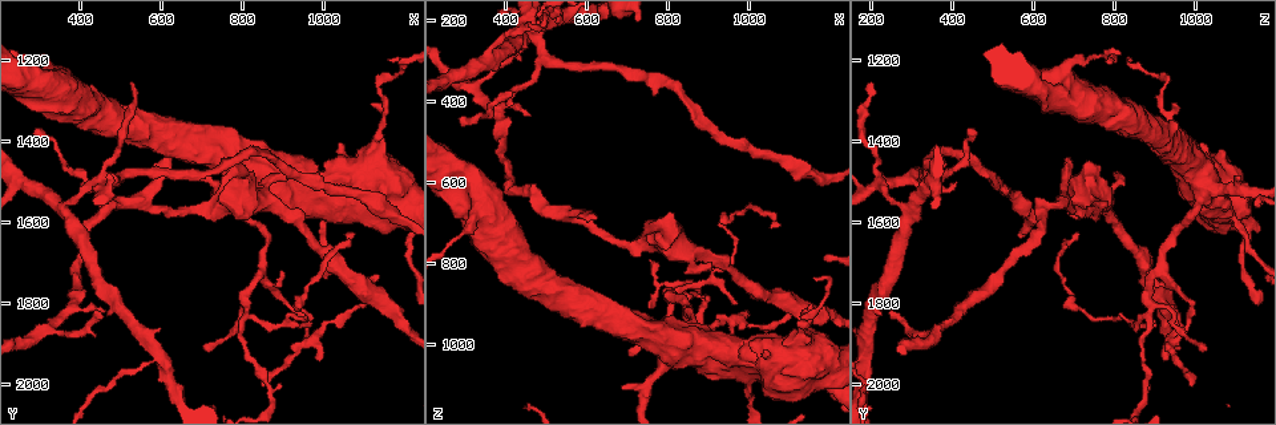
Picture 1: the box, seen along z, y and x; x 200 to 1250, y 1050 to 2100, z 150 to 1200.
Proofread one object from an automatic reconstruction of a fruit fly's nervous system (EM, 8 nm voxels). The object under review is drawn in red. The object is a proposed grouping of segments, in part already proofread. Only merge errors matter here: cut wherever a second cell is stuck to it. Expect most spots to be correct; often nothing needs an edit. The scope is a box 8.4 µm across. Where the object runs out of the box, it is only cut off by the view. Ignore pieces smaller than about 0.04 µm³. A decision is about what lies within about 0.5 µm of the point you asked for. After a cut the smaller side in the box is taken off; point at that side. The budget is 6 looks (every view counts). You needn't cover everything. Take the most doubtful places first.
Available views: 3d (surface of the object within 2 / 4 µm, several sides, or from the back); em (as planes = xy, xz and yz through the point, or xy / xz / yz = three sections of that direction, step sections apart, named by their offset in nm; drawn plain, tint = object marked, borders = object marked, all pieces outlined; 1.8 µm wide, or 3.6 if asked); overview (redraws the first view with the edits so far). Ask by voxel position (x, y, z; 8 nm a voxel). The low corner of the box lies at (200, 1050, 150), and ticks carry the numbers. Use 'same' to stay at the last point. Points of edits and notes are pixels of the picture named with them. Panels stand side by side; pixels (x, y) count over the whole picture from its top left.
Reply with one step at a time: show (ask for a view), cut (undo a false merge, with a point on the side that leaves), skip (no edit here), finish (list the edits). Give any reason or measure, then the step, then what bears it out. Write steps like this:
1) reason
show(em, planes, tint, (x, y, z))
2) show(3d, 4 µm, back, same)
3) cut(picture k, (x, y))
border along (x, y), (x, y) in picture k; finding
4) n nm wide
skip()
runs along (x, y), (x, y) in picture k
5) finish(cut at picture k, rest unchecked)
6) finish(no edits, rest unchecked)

show(3d, 2 µm, (440, 1505, 225))

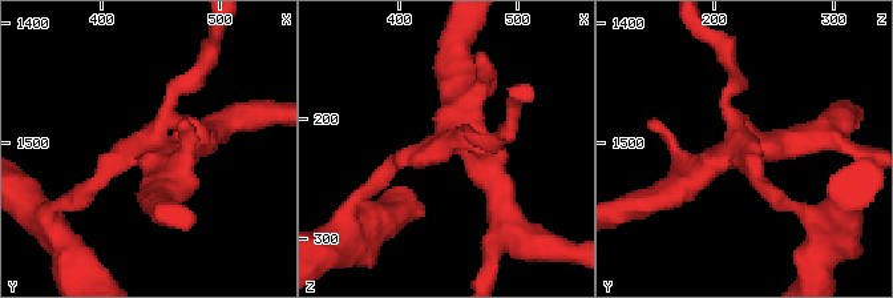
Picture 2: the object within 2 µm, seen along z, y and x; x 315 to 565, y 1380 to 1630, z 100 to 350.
show(em, planes, plain, (444, 1502, 224))

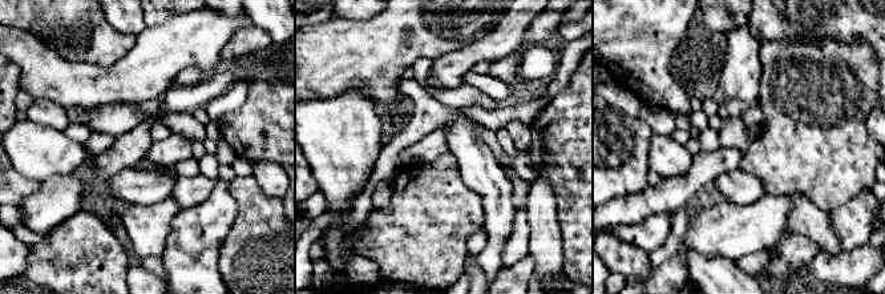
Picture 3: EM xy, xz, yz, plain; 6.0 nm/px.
show(em, planes, tint, same)

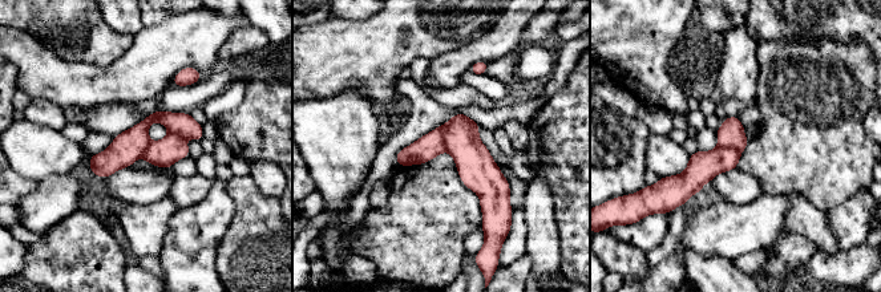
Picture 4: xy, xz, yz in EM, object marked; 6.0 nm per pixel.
180 nm wide
cut(picture 4, (473, 161))
border along (440, 126), (447, 150) in picture 4; a second cell is stuck on

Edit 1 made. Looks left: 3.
redraw
show(overview)

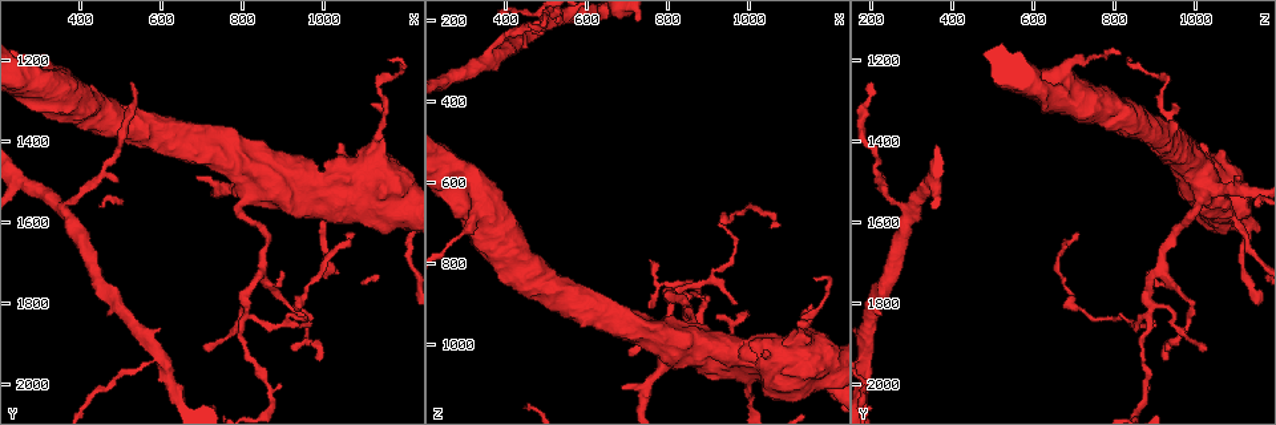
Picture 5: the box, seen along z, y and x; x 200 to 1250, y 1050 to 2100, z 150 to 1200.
thick turns thin
show(em, 3.6 µm, xy, step 16, tint, (1155, 1500, 1040))

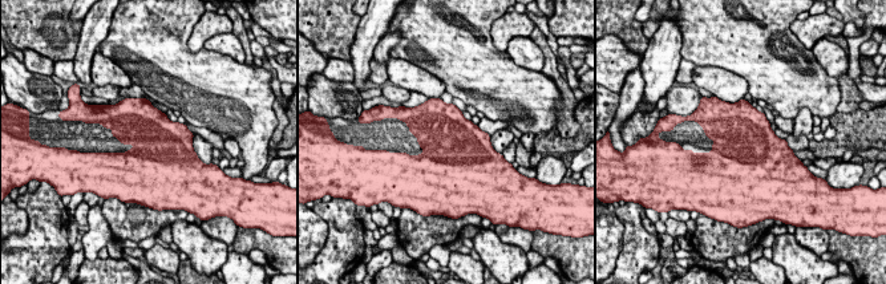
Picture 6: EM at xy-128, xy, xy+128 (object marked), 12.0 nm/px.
show(em, 3.6 µm, planes, tint, same)

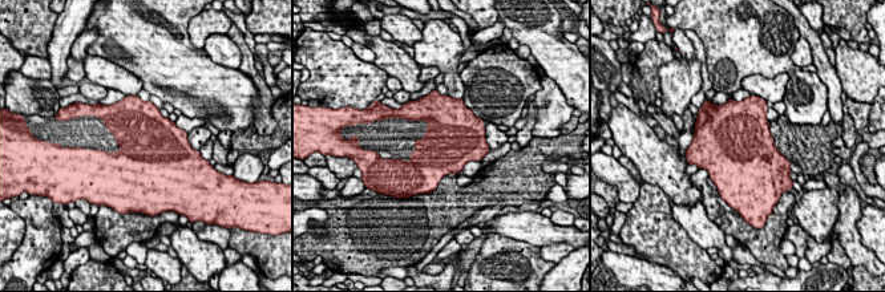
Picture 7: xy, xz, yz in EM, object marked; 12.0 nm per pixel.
skip()
one cell here

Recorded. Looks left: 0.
finish(cut at picture 4, rest unchecked)

